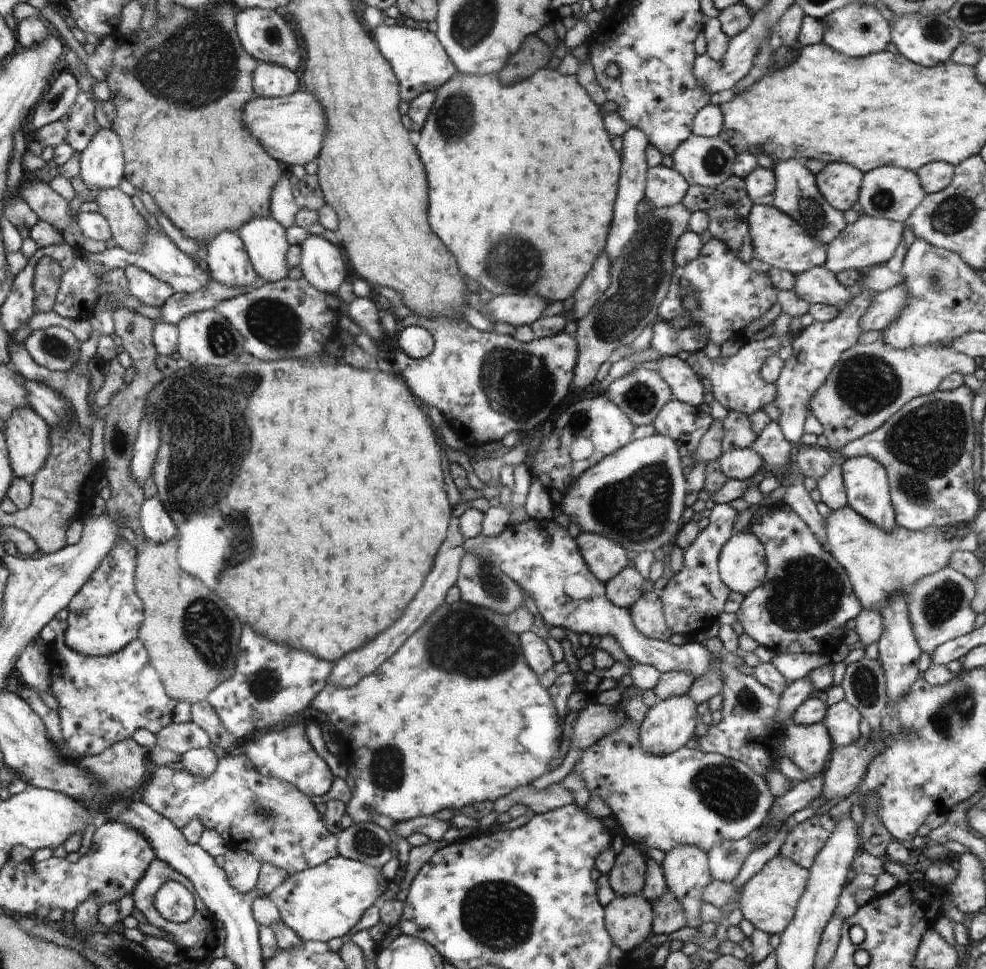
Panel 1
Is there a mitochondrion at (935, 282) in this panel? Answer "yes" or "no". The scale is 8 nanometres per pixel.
yes

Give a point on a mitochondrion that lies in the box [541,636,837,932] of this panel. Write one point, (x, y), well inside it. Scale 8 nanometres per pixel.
(731, 794)

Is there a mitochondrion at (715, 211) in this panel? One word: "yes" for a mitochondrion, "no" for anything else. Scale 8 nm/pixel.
no

